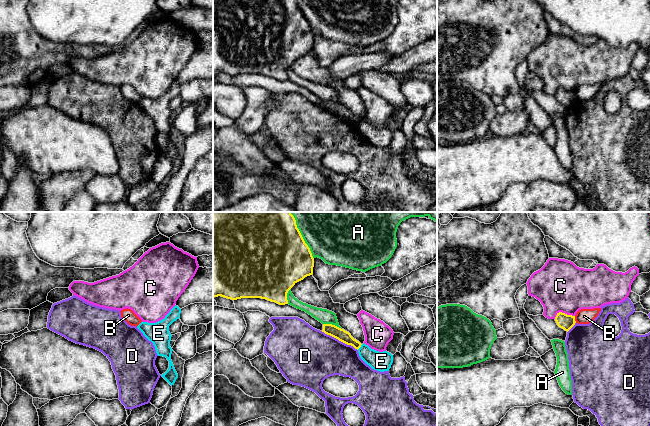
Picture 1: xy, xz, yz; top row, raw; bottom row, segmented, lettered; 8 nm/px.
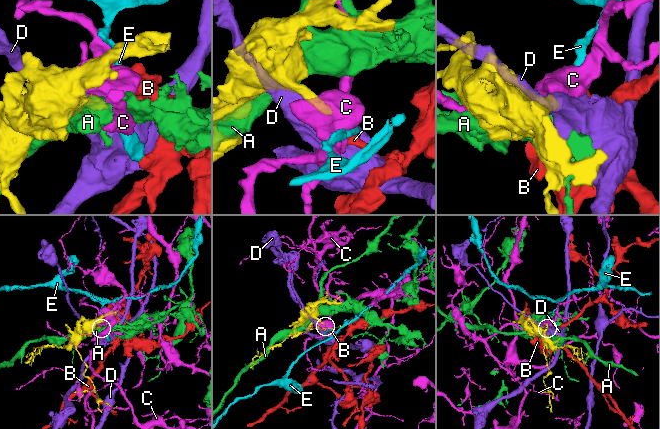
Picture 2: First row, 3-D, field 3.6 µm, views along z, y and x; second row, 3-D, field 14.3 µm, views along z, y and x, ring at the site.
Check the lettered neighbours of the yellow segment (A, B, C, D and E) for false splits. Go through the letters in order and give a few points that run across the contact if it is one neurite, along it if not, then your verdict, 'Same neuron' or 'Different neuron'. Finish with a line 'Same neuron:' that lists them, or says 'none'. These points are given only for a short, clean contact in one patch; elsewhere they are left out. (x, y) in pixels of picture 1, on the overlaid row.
A: Different neuron
B: Line: yz (574, 316), (576, 322). Different neuron
C: Different neuron
D: Different neuron
E: Line: xz (362, 344), (357, 349). Different neuron
Same neuron: none

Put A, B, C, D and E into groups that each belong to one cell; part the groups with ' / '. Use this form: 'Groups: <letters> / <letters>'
Groups: A / B / C / D / E

